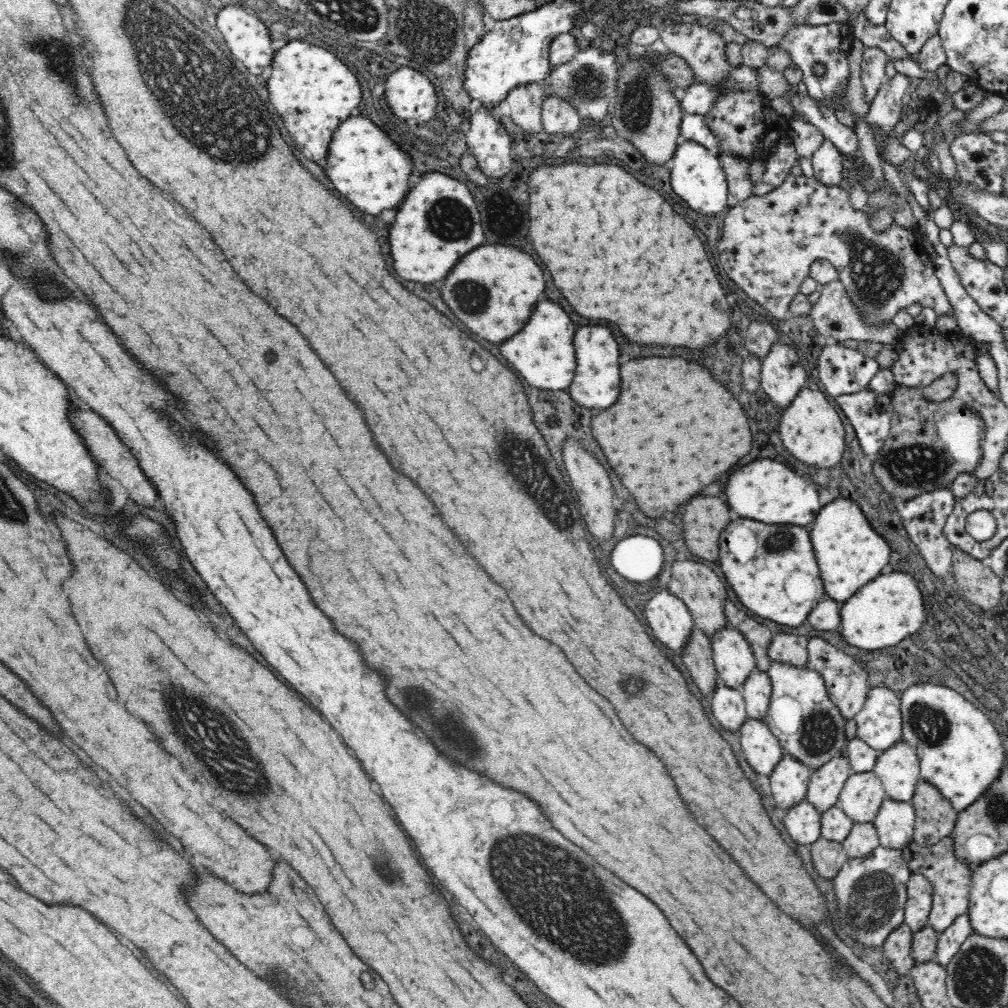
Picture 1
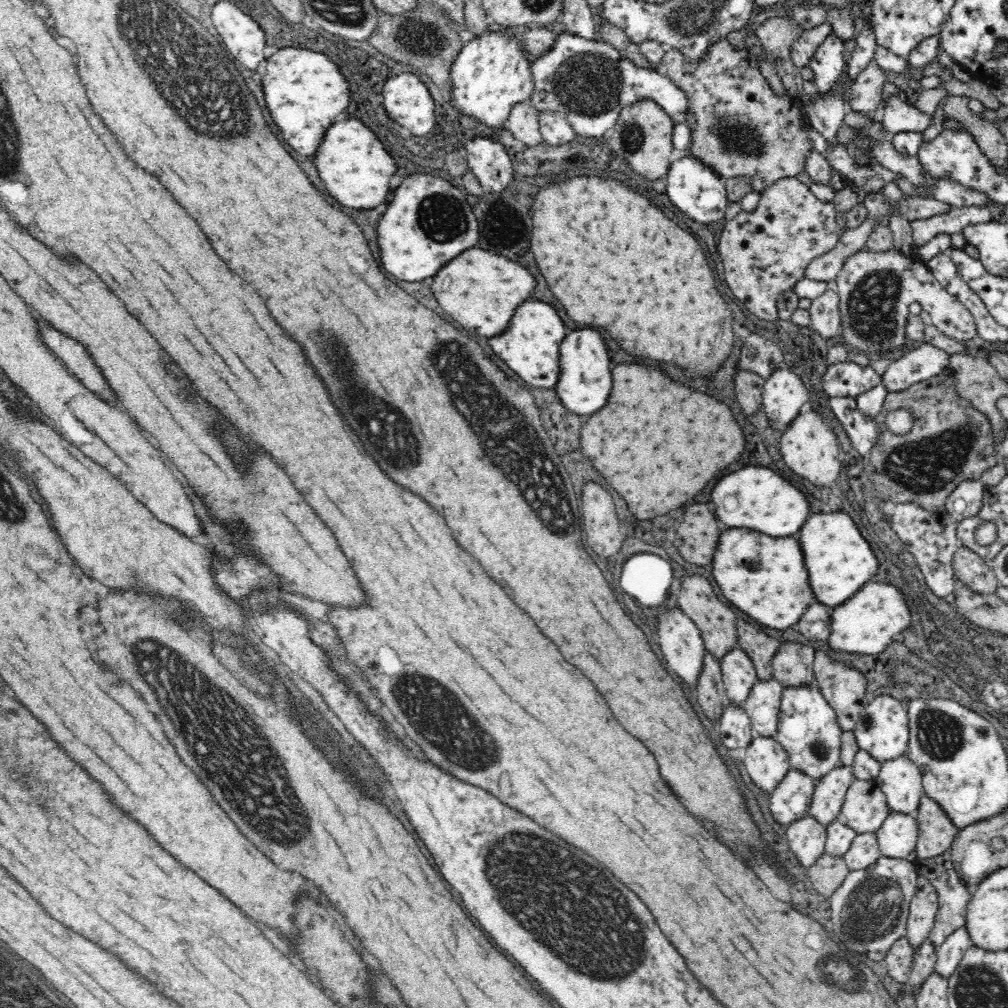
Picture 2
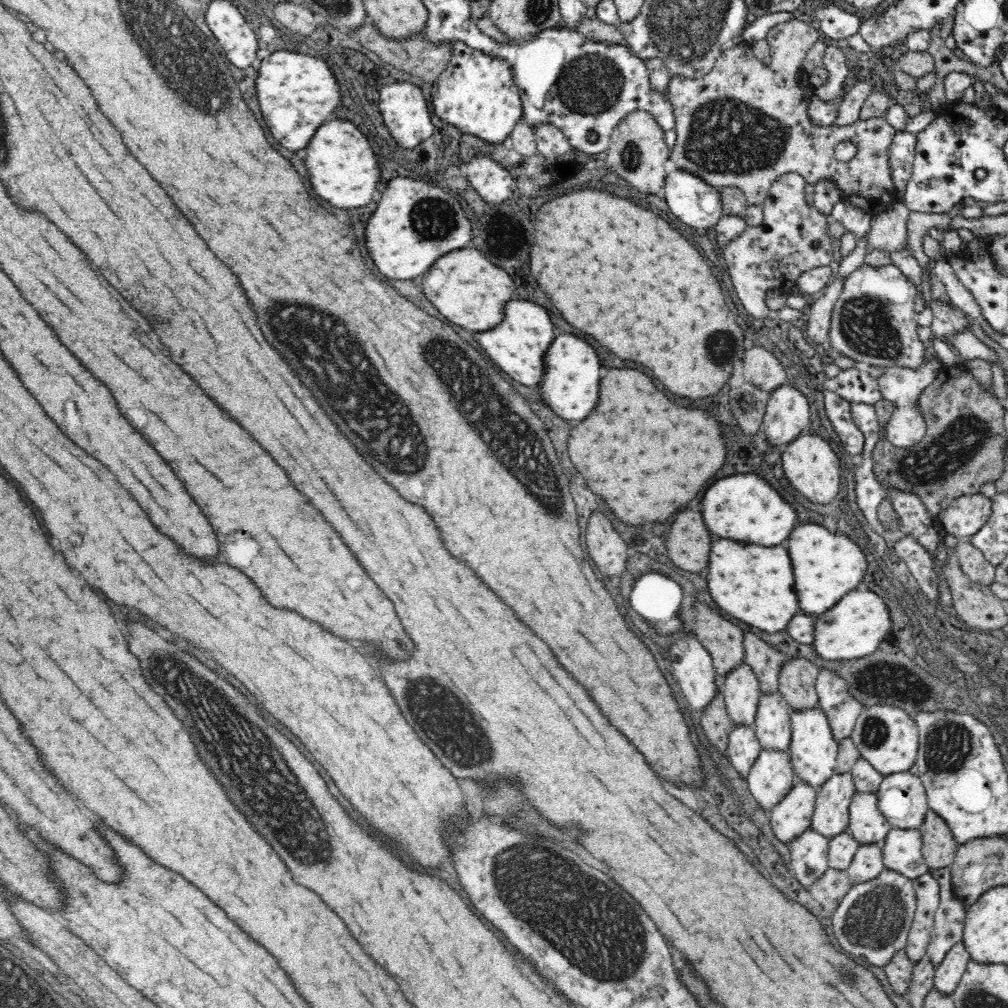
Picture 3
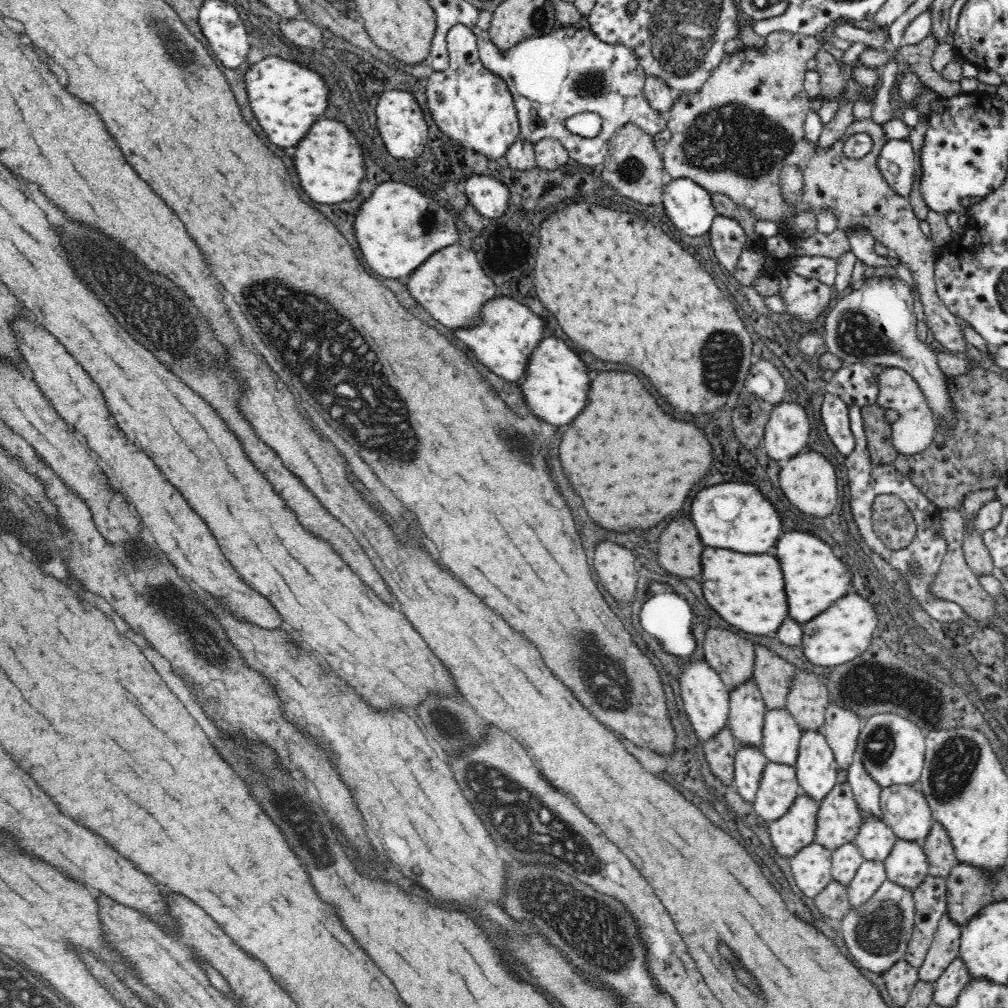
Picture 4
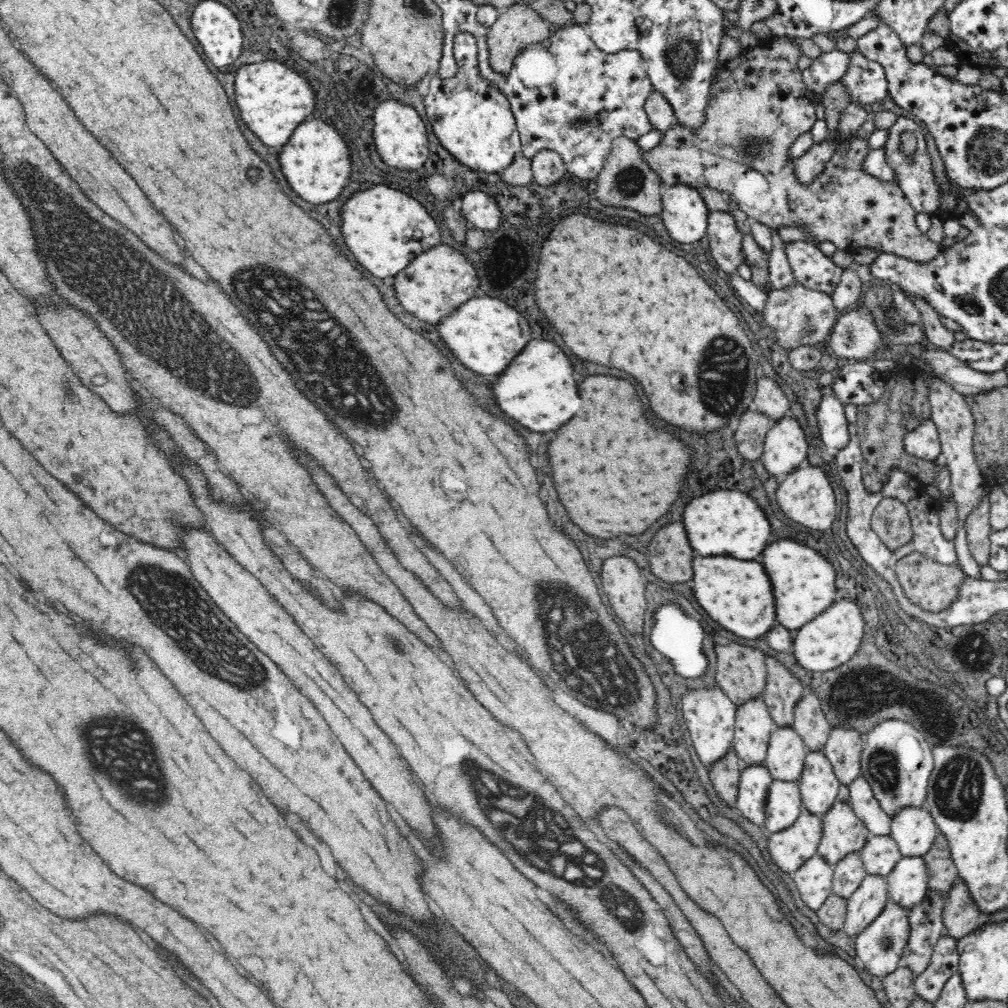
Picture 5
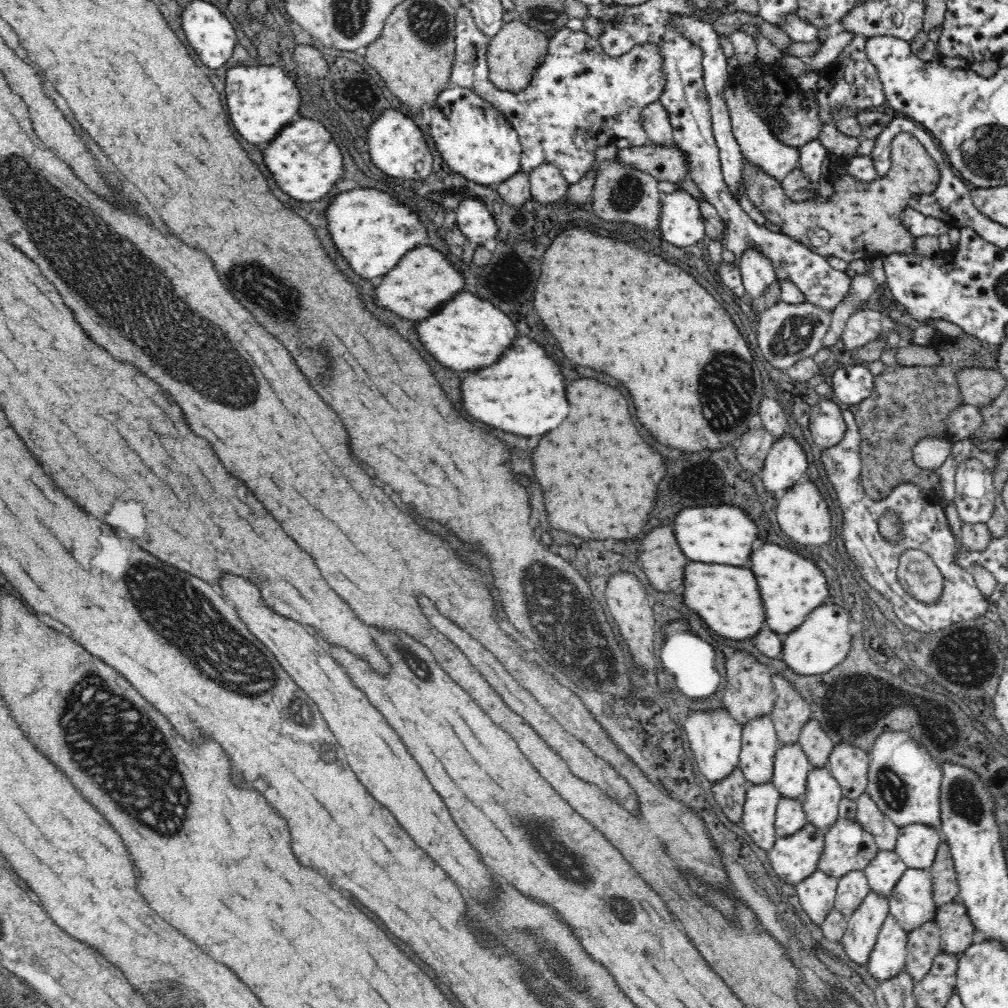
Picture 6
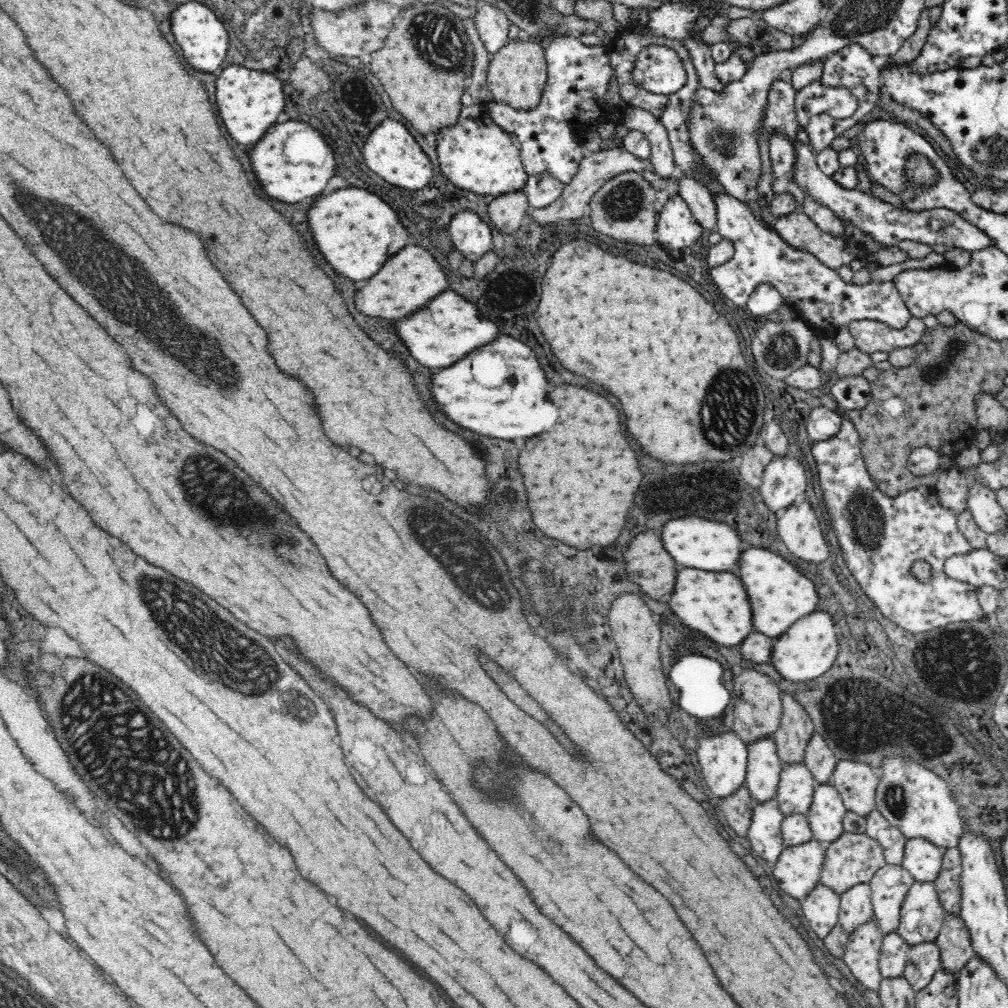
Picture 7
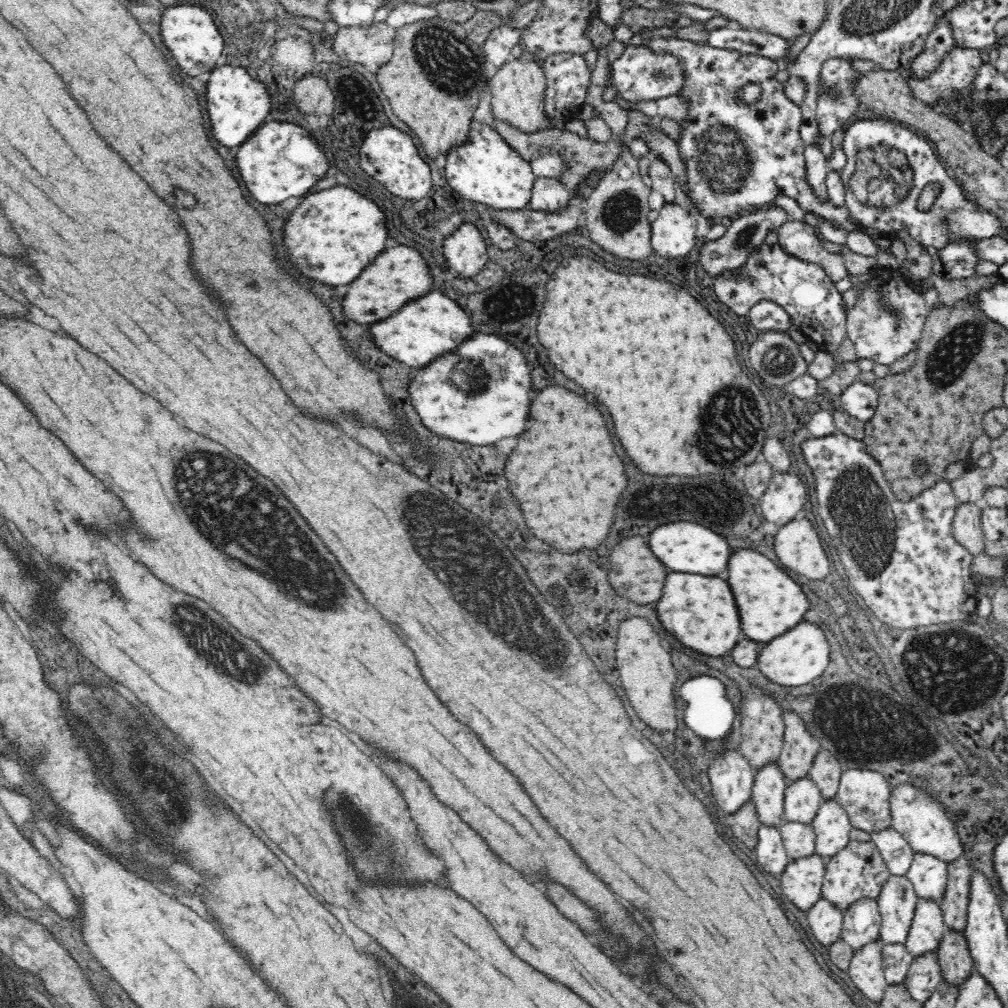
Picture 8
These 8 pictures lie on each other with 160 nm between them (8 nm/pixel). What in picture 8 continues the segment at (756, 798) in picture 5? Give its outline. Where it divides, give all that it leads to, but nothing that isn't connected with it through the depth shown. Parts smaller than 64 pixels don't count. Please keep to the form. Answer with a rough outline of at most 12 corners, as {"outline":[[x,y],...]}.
{"outline":[[761,825],[754,853],[760,866],[780,878],[791,863],[781,832]]}

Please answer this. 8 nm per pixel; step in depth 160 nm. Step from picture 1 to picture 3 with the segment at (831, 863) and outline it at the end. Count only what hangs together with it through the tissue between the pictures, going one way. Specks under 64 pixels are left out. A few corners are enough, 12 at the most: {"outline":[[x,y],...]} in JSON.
{"outline":[[829,868],[808,888],[826,914],[851,889],[847,871]]}

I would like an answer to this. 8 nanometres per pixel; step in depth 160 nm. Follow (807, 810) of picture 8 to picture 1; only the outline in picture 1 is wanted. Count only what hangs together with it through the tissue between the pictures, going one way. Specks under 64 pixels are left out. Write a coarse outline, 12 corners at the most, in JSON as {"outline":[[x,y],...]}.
{"outline":[[757,668],[740,687],[750,719],[764,721],[770,676]]}

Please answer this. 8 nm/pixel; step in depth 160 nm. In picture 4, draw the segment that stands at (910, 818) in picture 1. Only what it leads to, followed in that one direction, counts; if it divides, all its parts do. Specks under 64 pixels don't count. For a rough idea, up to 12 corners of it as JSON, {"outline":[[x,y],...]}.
{"outline":[[897,839],[887,880],[914,892],[929,876],[922,845]]}

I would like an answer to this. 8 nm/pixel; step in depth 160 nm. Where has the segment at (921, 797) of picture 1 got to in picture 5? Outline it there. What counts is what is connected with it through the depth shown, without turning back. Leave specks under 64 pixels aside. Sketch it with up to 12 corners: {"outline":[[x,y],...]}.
{"outline":[[944,834],[923,860],[929,890],[946,898],[958,871]]}

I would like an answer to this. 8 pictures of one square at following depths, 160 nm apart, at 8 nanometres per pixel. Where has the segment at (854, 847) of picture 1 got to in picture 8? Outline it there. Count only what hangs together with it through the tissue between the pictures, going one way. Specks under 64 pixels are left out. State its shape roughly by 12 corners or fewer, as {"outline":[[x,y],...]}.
{"outline":[[881,939],[857,950],[847,970],[879,1004],[888,986]]}

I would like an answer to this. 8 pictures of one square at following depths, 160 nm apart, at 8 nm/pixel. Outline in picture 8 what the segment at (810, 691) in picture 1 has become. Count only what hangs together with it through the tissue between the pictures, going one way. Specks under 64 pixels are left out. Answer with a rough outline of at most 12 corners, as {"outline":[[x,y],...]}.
{"outline":[[835,798],[811,826],[816,855],[826,861],[850,842],[852,825]]}

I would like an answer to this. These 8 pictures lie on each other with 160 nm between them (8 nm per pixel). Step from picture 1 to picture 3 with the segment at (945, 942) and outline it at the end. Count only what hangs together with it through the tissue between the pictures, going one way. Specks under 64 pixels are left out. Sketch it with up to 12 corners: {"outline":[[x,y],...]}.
{"outline":[[954,945],[935,968],[934,989],[951,995],[971,958]]}

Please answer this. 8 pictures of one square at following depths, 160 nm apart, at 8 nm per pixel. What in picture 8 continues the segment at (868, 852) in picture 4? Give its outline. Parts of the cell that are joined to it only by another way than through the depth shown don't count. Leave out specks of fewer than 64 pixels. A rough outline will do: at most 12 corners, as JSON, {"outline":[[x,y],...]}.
{"outline":[[905,876],[878,895],[880,939],[905,944],[919,898]]}

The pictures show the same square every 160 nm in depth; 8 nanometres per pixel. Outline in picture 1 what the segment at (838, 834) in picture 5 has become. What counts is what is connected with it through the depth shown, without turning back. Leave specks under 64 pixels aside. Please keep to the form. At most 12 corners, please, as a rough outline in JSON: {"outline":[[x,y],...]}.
{"outline":[[846,755],[812,770],[806,800],[822,814],[855,772]]}

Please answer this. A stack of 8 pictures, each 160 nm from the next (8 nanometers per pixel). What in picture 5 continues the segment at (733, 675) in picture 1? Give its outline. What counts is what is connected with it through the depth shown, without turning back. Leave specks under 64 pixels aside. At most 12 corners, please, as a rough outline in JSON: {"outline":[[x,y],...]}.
{"outline":[[760,697],[736,709],[733,748],[765,764],[775,728]]}

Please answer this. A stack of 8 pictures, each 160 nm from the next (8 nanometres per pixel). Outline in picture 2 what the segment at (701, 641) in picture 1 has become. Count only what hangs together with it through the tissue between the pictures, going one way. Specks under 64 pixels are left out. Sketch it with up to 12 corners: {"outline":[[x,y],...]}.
{"outline":[[710,653],[698,679],[698,704],[717,725],[730,703],[721,663]]}

